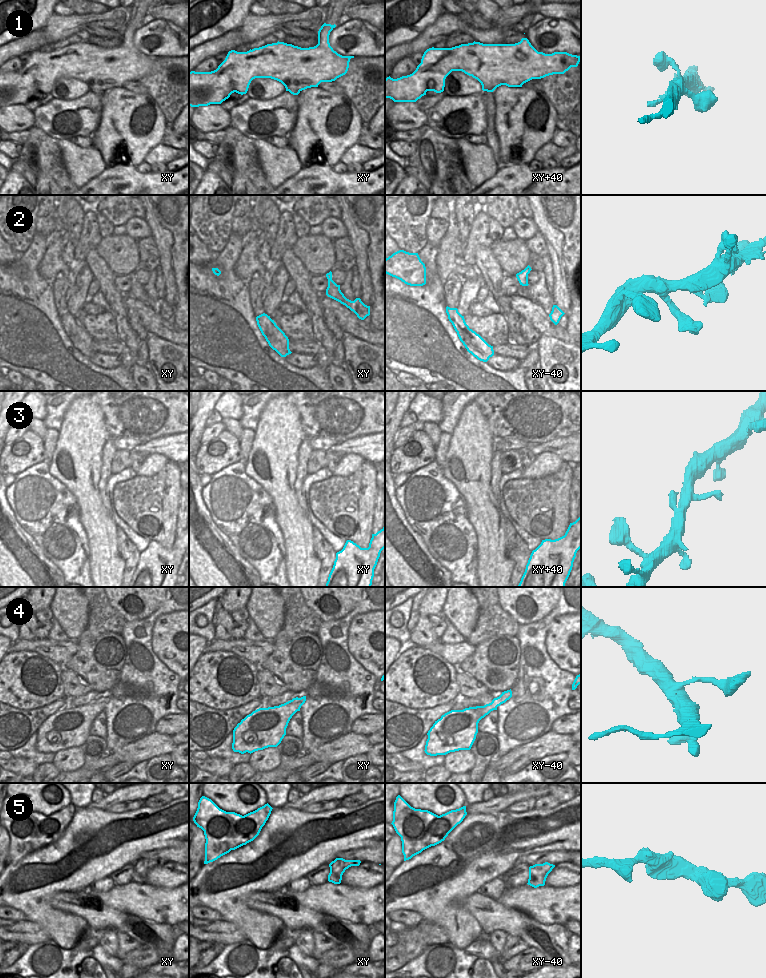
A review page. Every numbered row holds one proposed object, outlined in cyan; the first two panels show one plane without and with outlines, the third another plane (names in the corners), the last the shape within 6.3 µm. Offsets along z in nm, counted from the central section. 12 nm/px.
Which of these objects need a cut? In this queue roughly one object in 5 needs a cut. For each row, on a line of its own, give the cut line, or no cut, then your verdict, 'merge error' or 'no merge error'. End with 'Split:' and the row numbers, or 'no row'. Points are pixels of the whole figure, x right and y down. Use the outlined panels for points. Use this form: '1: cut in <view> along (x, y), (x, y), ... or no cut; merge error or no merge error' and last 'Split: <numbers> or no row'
1: no cut; no merge error
2: no cut; no merge error
3: no cut; no merge error
4: no cut; no merge error
5: no cut; no merge error
Split: no row

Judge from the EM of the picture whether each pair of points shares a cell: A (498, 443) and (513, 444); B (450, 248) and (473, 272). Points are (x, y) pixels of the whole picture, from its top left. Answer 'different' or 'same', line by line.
A: same
B: same

